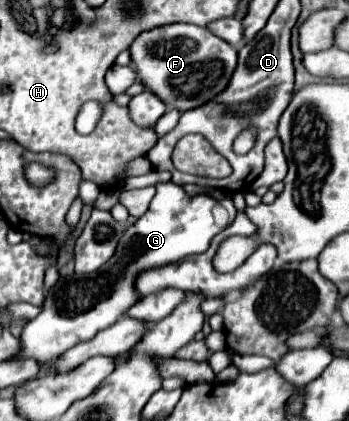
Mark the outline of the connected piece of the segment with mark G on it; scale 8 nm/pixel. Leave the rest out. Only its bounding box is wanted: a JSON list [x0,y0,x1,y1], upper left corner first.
[18,182,236,362]

